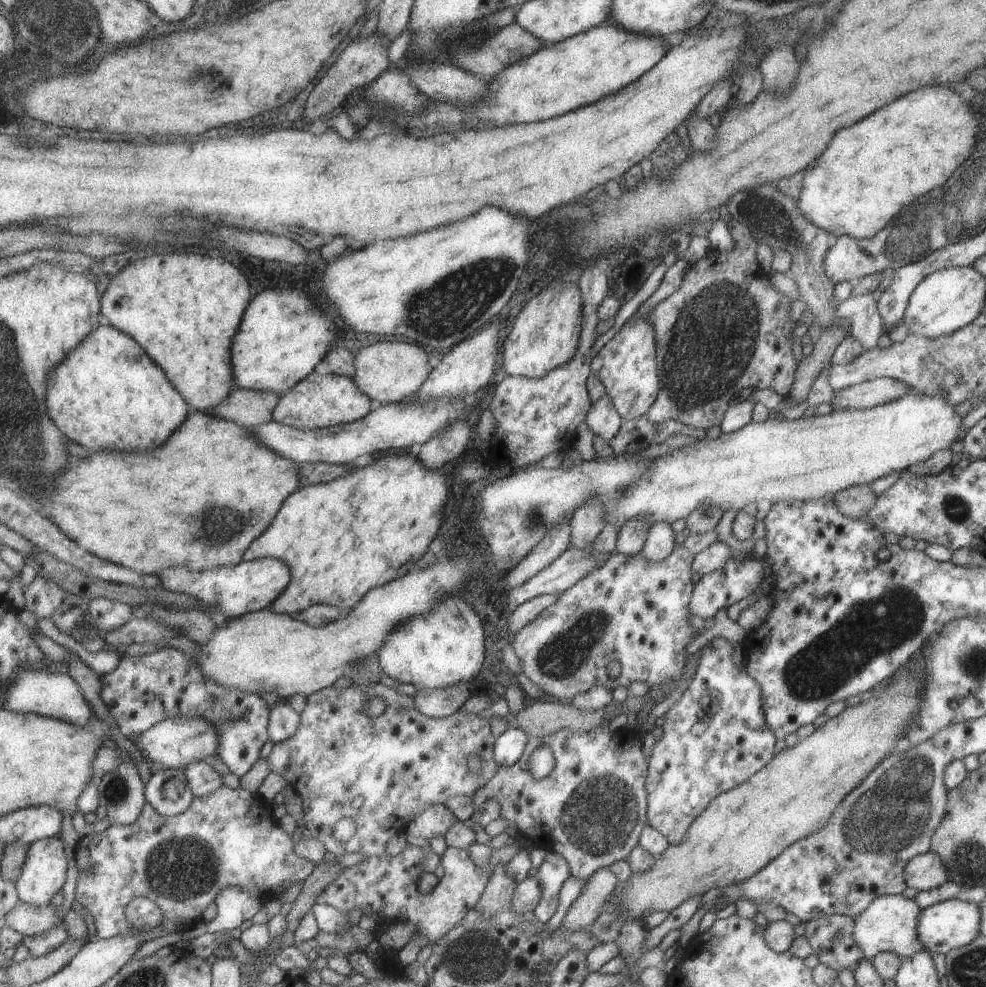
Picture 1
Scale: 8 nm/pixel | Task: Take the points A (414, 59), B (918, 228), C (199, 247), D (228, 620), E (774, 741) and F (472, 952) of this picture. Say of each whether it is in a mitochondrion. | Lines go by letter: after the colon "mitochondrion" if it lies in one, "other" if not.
A: other
B: mitochondrion
C: other
D: other
E: other
F: mitochondrion

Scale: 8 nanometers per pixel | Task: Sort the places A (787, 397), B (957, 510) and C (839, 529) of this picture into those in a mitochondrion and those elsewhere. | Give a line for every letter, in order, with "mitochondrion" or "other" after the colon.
A: other
B: mitochondrion
C: other

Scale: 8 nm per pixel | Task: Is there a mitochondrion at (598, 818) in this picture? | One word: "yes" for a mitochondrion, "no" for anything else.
yes

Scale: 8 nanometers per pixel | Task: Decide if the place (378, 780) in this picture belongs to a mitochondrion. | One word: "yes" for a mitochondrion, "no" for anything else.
yes

